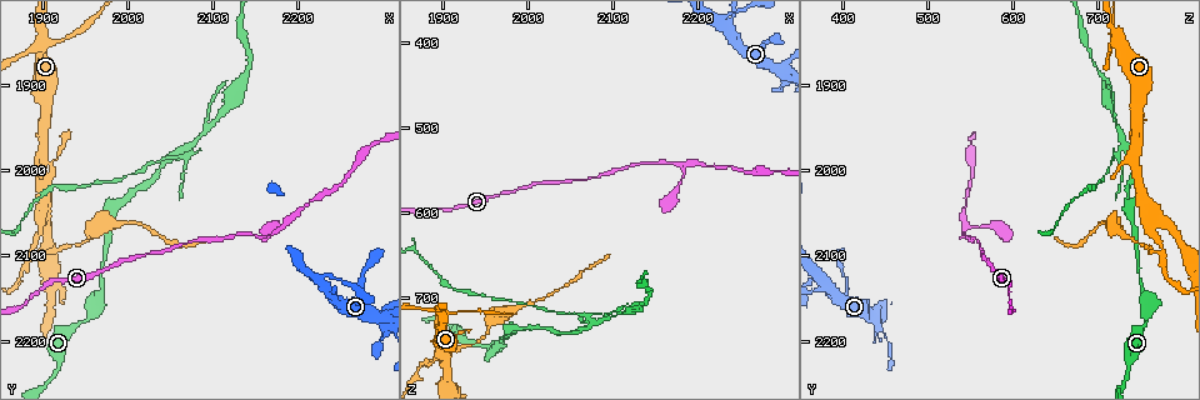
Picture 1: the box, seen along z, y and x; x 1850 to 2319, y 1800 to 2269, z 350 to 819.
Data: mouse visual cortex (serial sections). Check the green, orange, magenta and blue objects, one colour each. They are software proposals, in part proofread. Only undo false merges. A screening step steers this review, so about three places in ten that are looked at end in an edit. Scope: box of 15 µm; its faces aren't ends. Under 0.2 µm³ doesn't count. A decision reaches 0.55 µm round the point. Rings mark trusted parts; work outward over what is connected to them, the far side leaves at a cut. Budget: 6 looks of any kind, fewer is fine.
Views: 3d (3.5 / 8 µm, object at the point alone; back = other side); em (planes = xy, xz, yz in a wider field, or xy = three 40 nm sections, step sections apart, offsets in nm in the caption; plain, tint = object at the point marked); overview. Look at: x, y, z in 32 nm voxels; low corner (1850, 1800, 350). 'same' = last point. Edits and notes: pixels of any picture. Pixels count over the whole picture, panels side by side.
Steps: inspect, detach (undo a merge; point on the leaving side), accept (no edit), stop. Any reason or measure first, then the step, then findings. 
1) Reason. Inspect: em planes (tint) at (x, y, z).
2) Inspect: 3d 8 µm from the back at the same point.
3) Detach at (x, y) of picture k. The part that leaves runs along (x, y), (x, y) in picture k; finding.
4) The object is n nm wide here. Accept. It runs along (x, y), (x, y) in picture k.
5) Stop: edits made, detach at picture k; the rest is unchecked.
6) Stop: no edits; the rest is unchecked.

Looks like a crossing. Inspect: 3d 3.5 µm at (2295, 2170, 435).

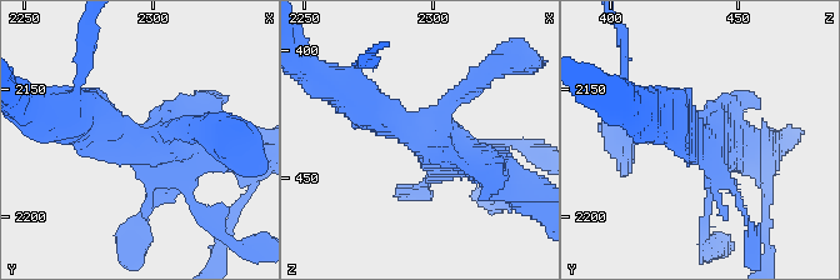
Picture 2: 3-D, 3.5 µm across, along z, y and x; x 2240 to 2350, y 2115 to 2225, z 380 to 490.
Inspect: em planes (tint) at (2297, 2172, 434).

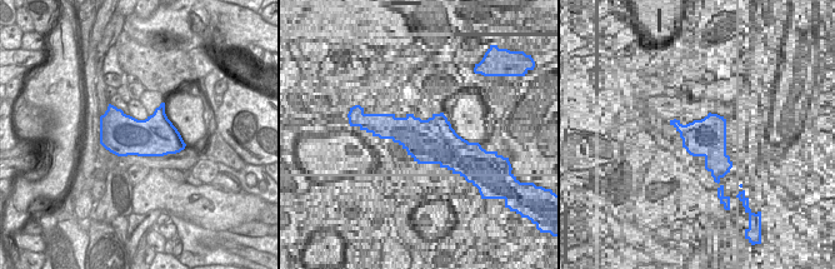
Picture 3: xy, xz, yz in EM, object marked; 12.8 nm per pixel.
Accept. It runs along (646, 111), (679, 120), (740, 208) in picture 2; one cell here.

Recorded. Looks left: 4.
Abrupt turn. Inspect: 3d 3.5 µm from the back at (2180, 2065, 545).

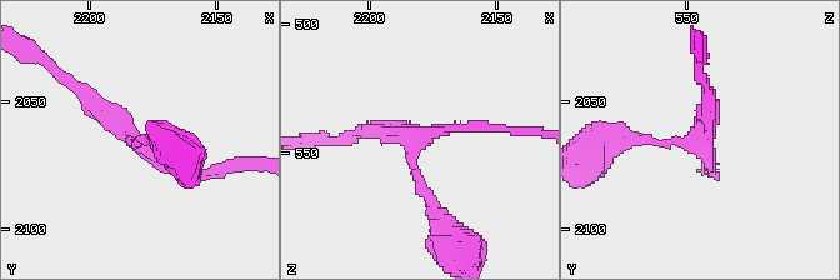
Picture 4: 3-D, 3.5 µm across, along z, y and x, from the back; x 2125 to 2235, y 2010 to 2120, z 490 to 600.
Inspect: em xy step 1 (plain) at (2178, 2068, 544).

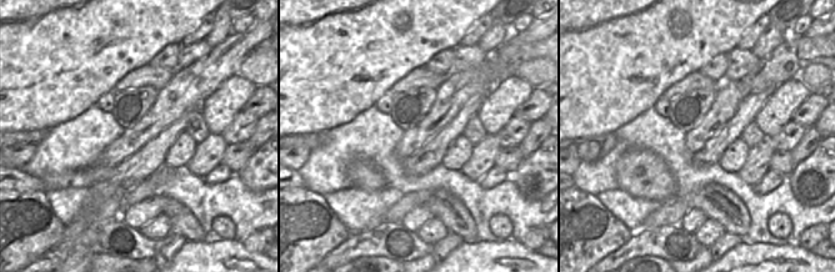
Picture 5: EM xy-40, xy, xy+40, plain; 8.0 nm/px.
Inspect: em xy step 1 (tint) at the same point.

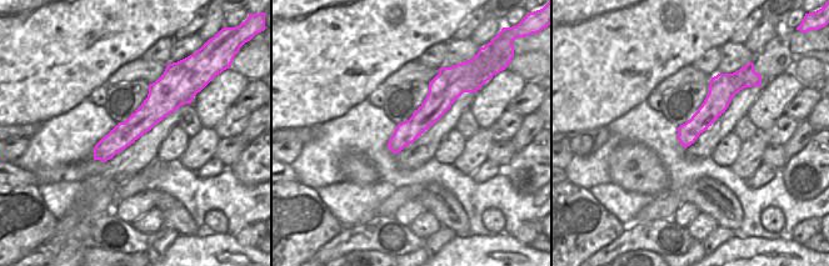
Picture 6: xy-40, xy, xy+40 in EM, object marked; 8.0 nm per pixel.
The object is 190 nm wide here. Accept. It runs along (171, 79), (168, 93), (96, 156) in picture 6; one cell here.

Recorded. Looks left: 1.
Stop: no edits; the rest is unchecked.

